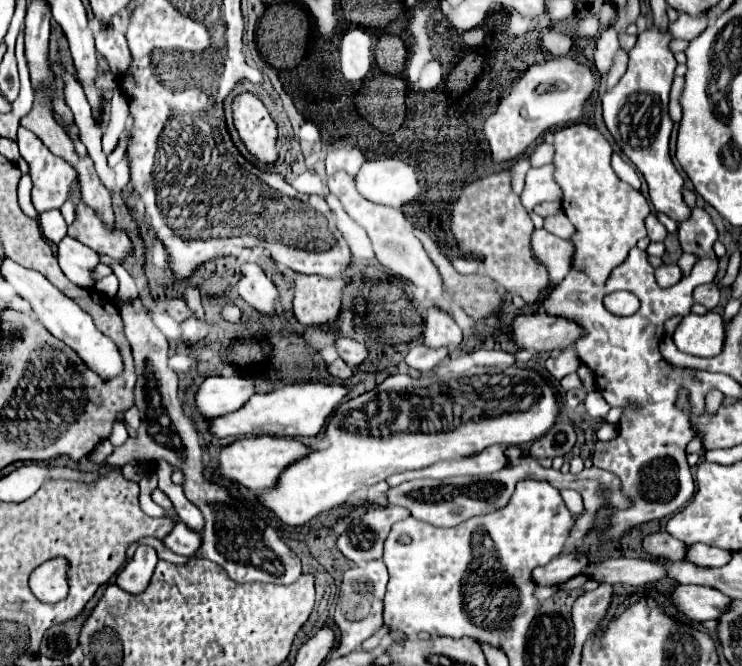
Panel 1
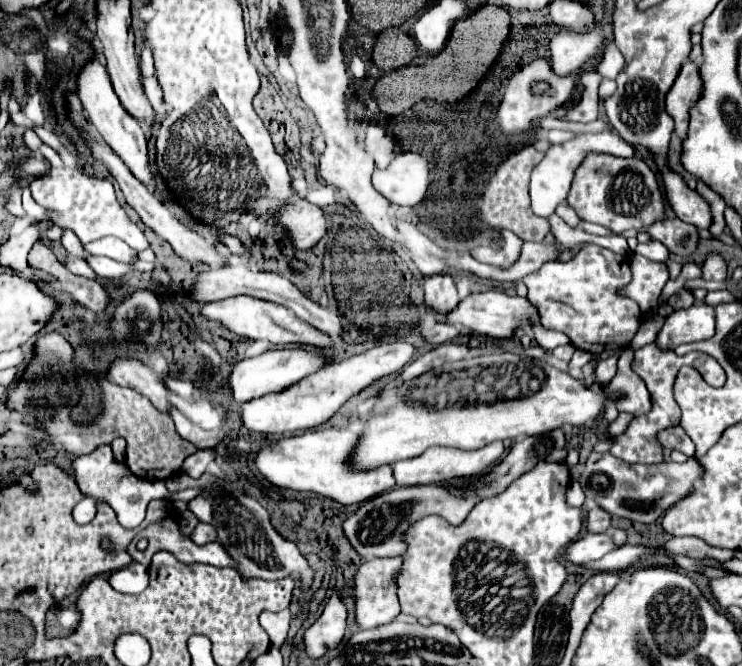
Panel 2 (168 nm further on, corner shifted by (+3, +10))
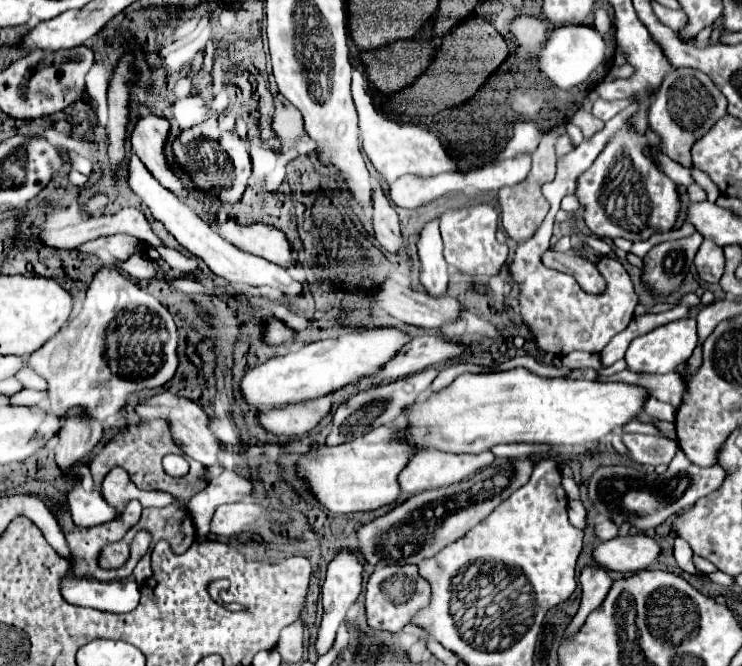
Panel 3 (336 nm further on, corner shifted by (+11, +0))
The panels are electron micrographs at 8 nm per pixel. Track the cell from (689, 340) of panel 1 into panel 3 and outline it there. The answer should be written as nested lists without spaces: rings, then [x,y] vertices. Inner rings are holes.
[[[685,317],[673,323],[667,323],[663,327],[653,329],[647,335],[637,337],[631,341],[625,361],[629,365],[629,371],[641,371],[641,373],[671,373],[677,363],[683,363],[689,359],[693,349],[697,347],[697,321],[693,317]]]

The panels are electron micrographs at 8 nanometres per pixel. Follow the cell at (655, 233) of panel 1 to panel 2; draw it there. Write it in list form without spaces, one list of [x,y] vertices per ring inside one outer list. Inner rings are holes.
[[[677,217],[659,221],[659,223],[651,225],[649,229],[643,229],[643,231],[647,231],[651,237],[659,239],[669,249],[669,253],[685,257],[685,259],[689,259],[689,255],[695,253],[697,243],[699,243],[697,227],[683,223]]]

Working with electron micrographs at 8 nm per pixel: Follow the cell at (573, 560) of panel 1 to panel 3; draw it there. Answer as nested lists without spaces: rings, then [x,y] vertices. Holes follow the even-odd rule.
[[[637,533],[599,543],[593,549],[593,563],[617,573],[633,573],[647,569],[659,555],[655,539]]]

